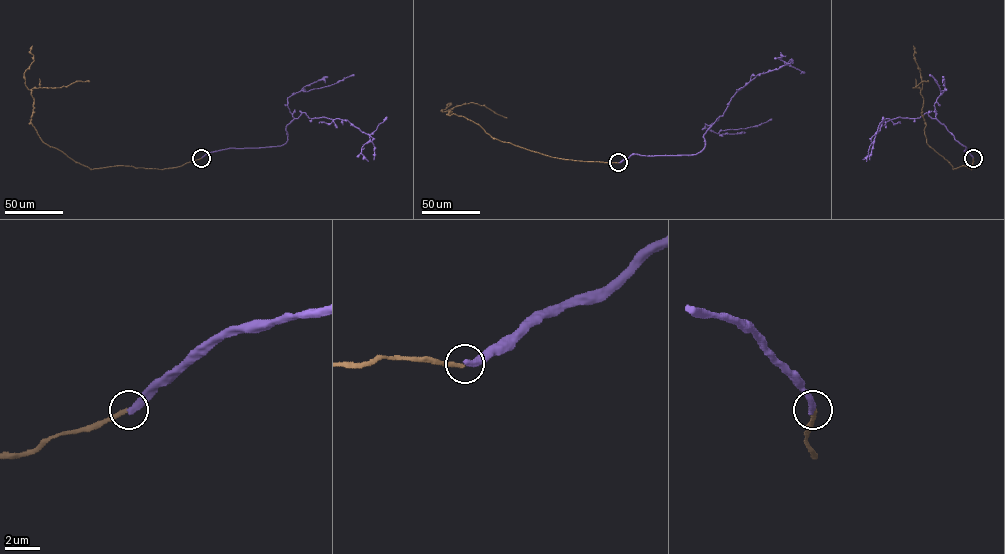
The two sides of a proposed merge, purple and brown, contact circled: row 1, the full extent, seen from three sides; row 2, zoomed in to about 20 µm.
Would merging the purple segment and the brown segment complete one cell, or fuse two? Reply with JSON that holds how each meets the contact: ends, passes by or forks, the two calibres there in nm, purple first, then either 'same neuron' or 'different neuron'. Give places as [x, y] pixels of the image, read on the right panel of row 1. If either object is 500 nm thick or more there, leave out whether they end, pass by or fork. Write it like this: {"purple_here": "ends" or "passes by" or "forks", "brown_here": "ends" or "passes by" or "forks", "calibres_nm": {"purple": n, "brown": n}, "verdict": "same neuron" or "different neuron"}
{"purple_here": "ends", "brown_here": "ends", "calibres_nm": {"purple": 400, "brown": 240}, "verdict": "different neuron"}

